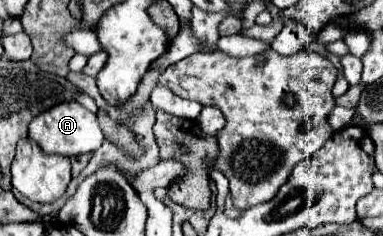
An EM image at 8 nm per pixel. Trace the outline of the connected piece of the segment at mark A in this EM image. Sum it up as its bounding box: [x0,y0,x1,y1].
[28,101,104,155]

